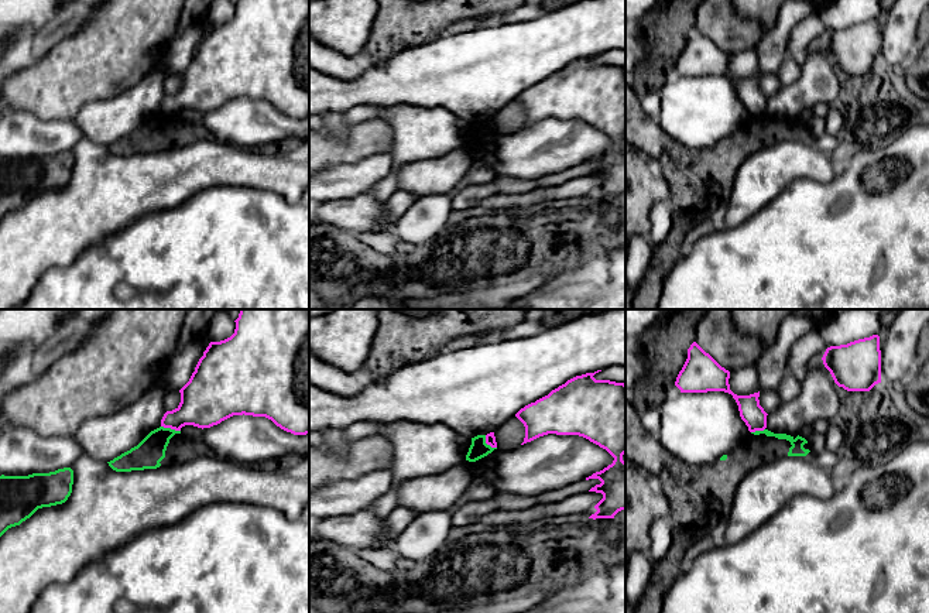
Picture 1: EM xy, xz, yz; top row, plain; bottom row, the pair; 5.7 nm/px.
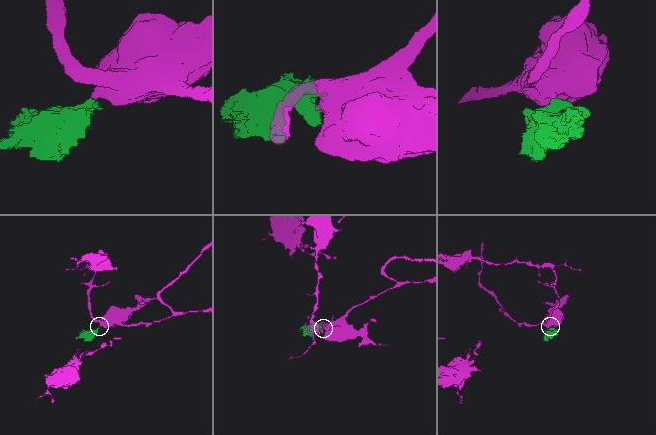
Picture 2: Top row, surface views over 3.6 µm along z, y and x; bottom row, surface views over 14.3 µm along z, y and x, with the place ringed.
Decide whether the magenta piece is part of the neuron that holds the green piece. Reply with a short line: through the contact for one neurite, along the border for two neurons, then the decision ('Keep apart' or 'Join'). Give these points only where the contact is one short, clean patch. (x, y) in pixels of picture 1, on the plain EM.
Line: xy (161, 109), (180, 115). Keep apart

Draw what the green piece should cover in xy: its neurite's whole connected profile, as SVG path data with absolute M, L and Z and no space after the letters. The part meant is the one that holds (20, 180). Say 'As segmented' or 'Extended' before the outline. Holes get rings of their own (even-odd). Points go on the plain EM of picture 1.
As segmented. M58 153L28 160L0 160L0 220L38 192L62 188L72 177L73 154Z

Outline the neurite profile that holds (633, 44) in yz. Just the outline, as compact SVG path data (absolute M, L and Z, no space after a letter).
M625 31L625 81L634 76L635 65L642 56L641 40Z

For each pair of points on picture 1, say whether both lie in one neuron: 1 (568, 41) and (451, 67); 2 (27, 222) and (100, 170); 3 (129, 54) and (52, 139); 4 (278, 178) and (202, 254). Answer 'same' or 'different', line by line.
1: same
2: same
3: different
4: different

